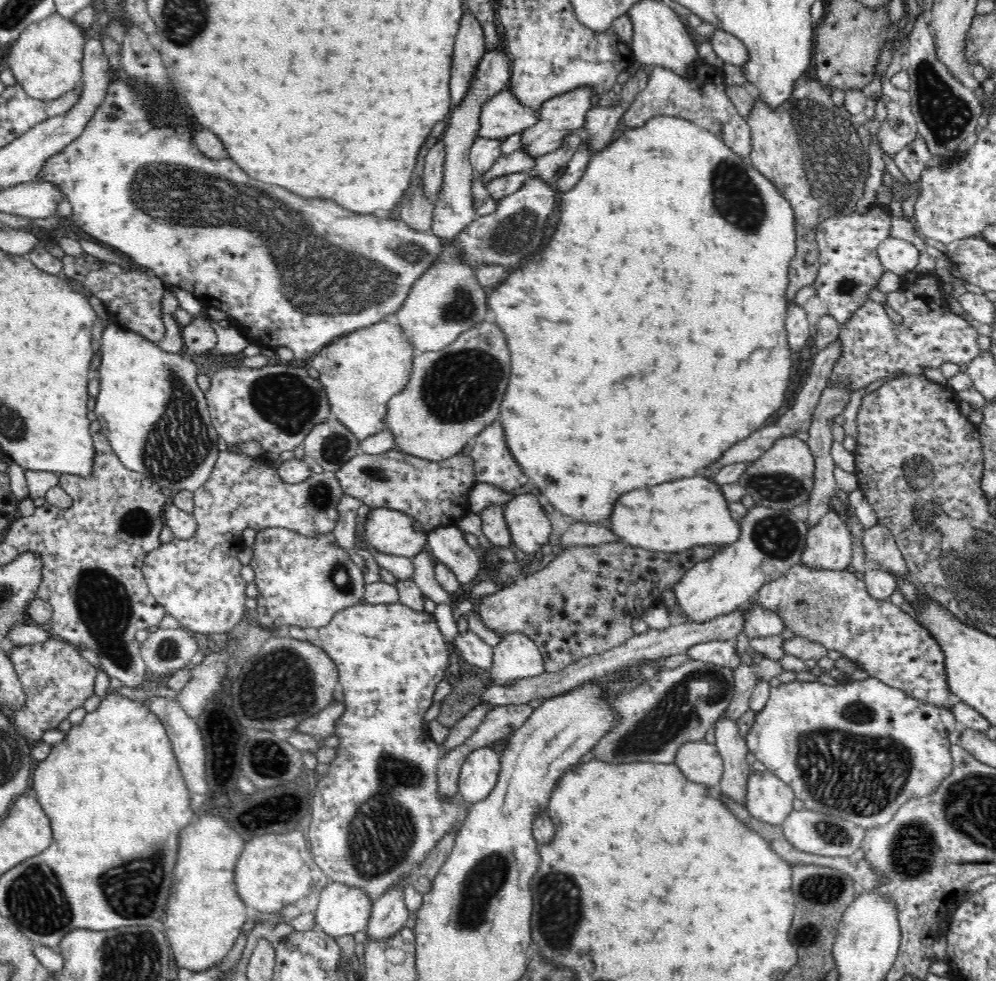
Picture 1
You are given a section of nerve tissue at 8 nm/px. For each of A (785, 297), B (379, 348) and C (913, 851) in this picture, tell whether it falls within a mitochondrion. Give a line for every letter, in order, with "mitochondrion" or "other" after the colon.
A: other
B: other
C: mitochondrion

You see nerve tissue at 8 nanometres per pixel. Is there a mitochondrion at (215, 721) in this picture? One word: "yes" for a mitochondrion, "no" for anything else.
no

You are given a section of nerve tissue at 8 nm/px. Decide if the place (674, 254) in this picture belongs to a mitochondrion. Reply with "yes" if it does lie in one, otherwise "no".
no

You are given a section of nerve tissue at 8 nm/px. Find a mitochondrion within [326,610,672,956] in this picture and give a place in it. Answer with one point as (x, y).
(382, 834)

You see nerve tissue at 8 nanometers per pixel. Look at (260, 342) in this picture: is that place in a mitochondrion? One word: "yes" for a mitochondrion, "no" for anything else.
no

